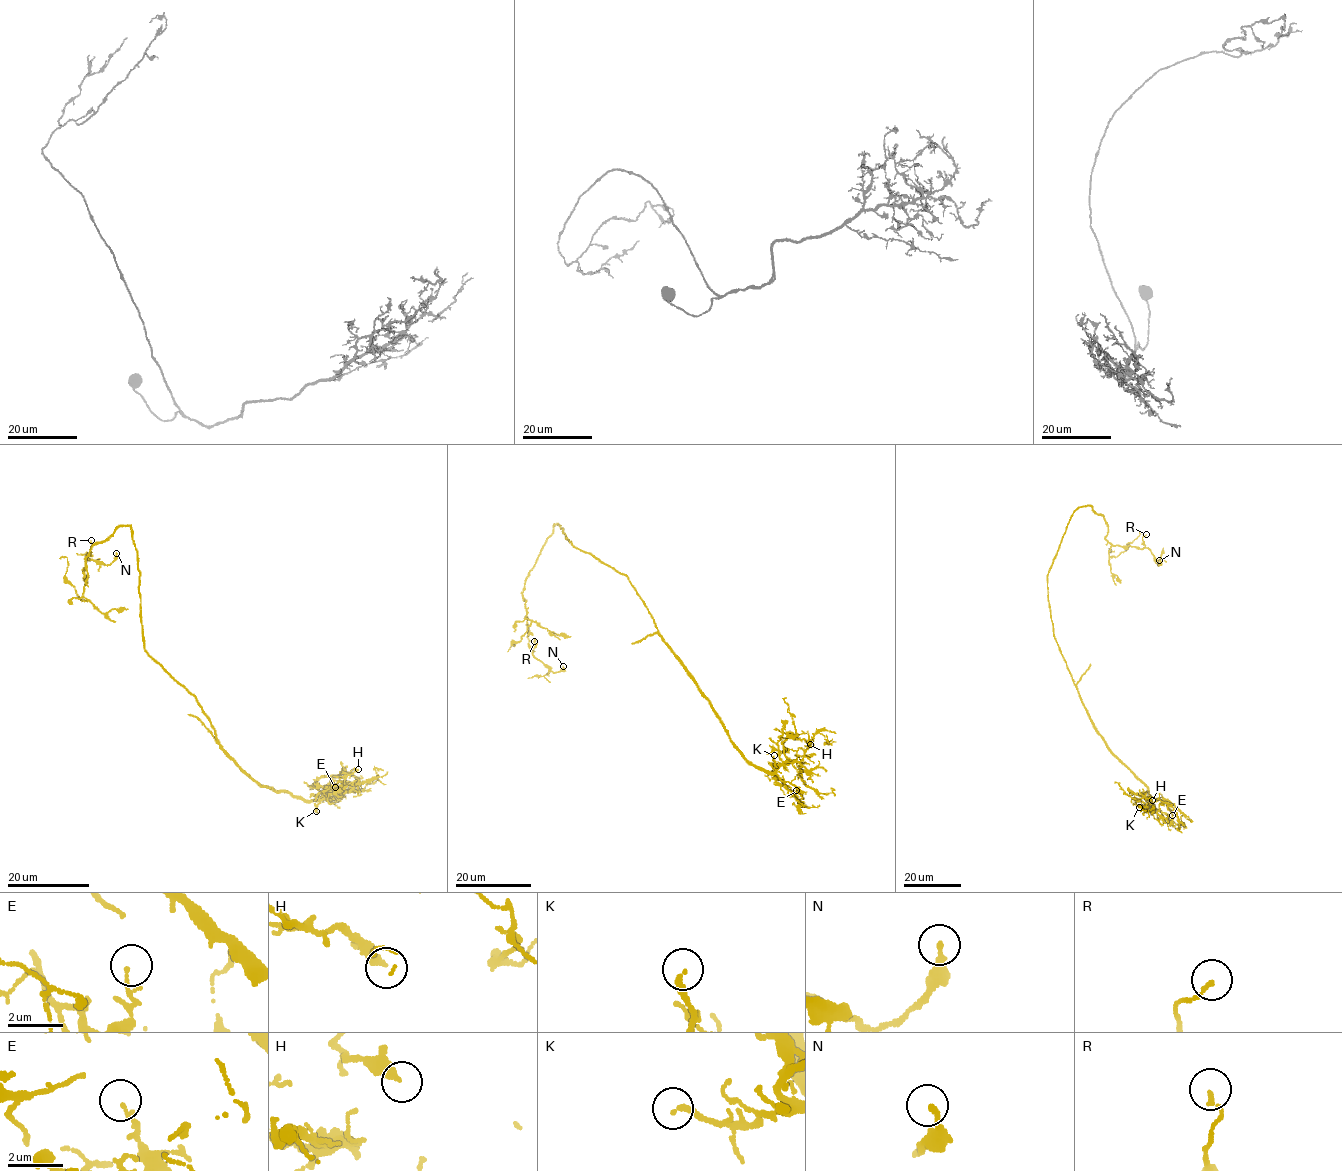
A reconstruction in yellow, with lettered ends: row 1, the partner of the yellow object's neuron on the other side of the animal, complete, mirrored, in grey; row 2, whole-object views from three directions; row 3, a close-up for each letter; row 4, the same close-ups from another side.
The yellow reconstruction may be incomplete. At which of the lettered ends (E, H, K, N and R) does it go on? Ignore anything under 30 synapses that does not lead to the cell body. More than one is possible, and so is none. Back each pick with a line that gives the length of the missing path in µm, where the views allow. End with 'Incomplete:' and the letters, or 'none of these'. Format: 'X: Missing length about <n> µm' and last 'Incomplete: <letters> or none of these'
Incomplete: none of these

